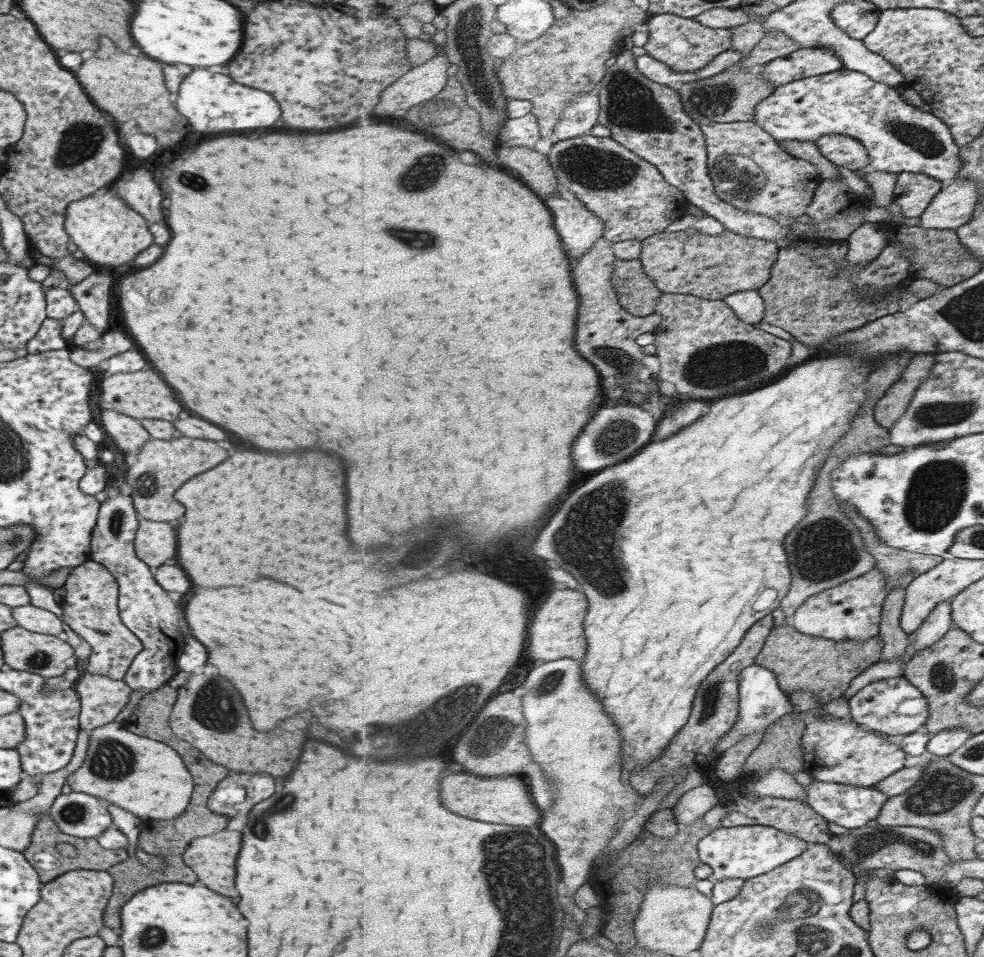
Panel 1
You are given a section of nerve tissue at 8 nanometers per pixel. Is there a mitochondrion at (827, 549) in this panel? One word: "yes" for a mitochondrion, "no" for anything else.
yes

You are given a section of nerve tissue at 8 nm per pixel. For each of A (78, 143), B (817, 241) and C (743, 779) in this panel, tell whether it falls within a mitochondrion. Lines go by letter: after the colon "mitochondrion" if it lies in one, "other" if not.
A: mitochondrion
B: other
C: other

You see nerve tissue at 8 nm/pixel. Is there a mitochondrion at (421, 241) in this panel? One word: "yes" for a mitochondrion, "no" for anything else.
yes

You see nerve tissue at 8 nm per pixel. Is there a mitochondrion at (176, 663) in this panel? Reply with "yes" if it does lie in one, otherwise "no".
no

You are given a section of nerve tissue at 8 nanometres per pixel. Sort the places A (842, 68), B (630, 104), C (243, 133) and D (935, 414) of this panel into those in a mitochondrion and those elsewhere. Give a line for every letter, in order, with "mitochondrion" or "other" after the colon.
A: other
B: mitochondrion
C: other
D: mitochondrion

